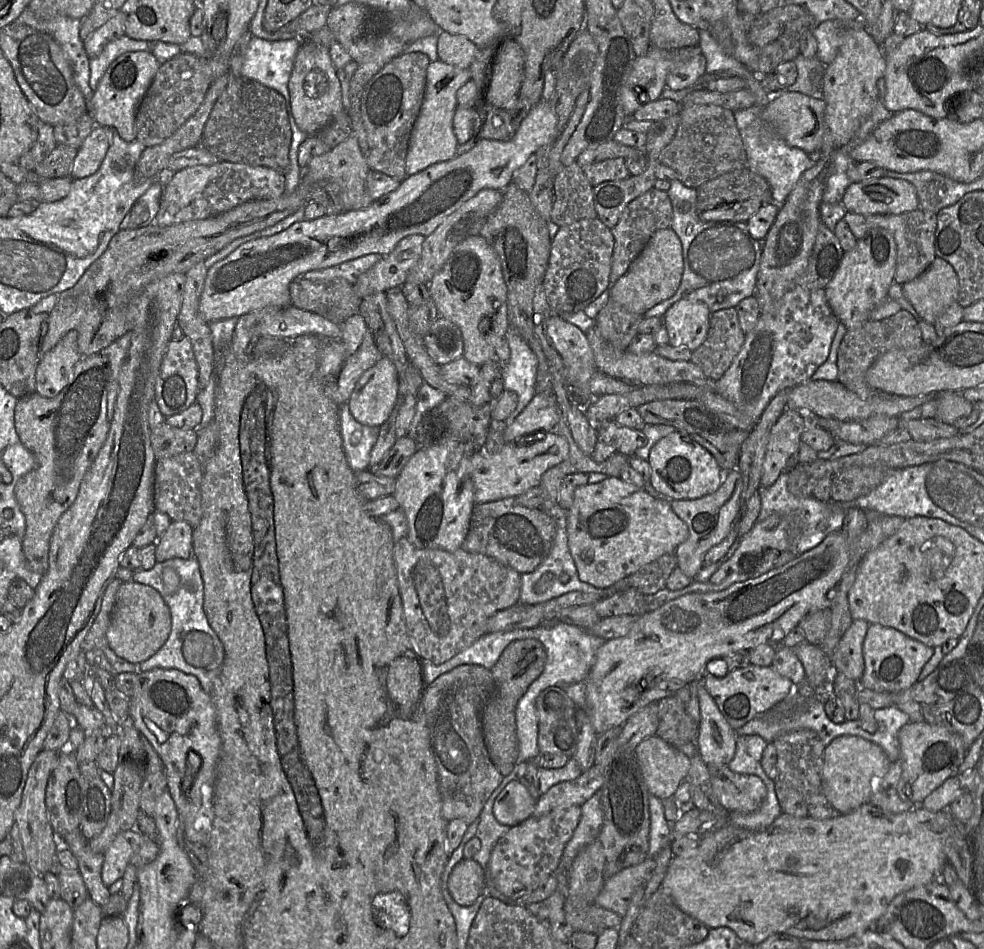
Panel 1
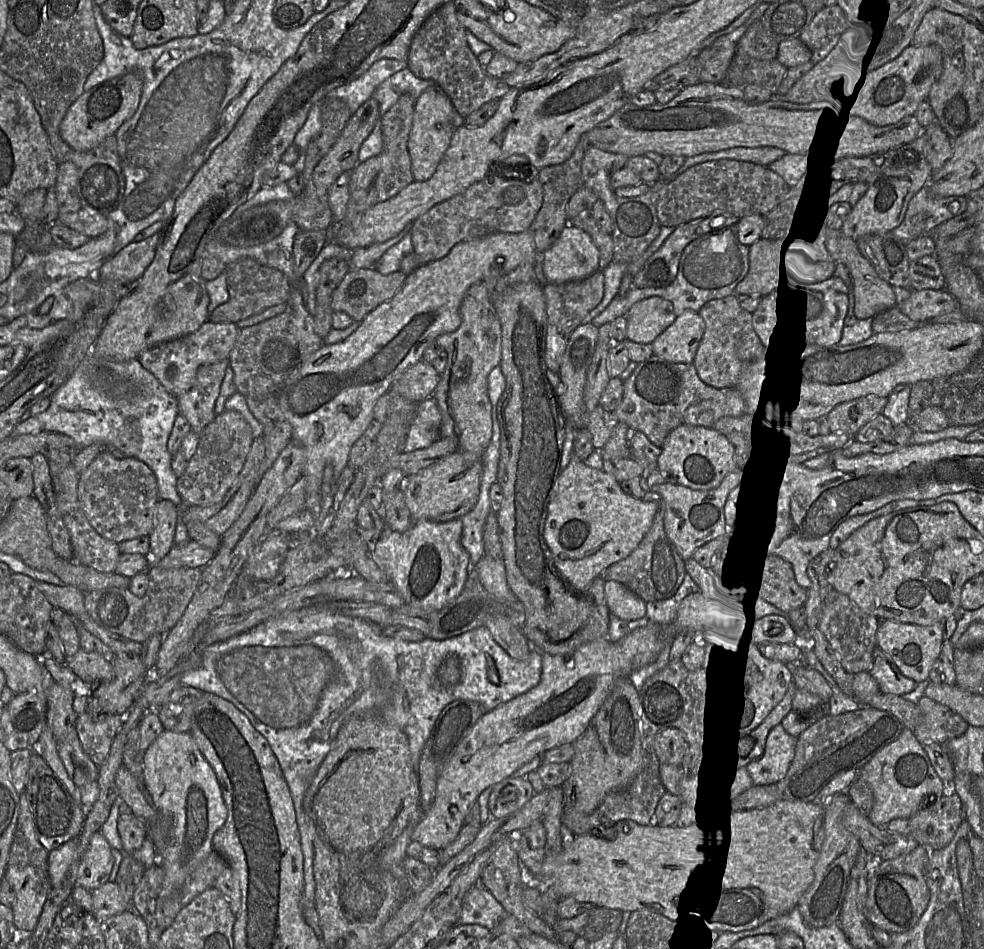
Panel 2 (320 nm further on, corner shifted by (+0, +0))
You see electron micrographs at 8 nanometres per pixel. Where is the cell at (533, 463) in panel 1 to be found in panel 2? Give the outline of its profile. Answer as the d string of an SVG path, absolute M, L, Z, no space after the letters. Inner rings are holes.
M460 451L440 459L416 474L409 475L401 489L412 520L447 522L467 514L478 501L481 475L481 460L469 462Z

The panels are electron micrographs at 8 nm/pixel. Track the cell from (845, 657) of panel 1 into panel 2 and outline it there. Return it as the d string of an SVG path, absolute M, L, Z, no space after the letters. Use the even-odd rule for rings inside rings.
M877 646L873 650L873 664L869 673L883 693L903 695L913 691L917 683L904 676L892 658Z

